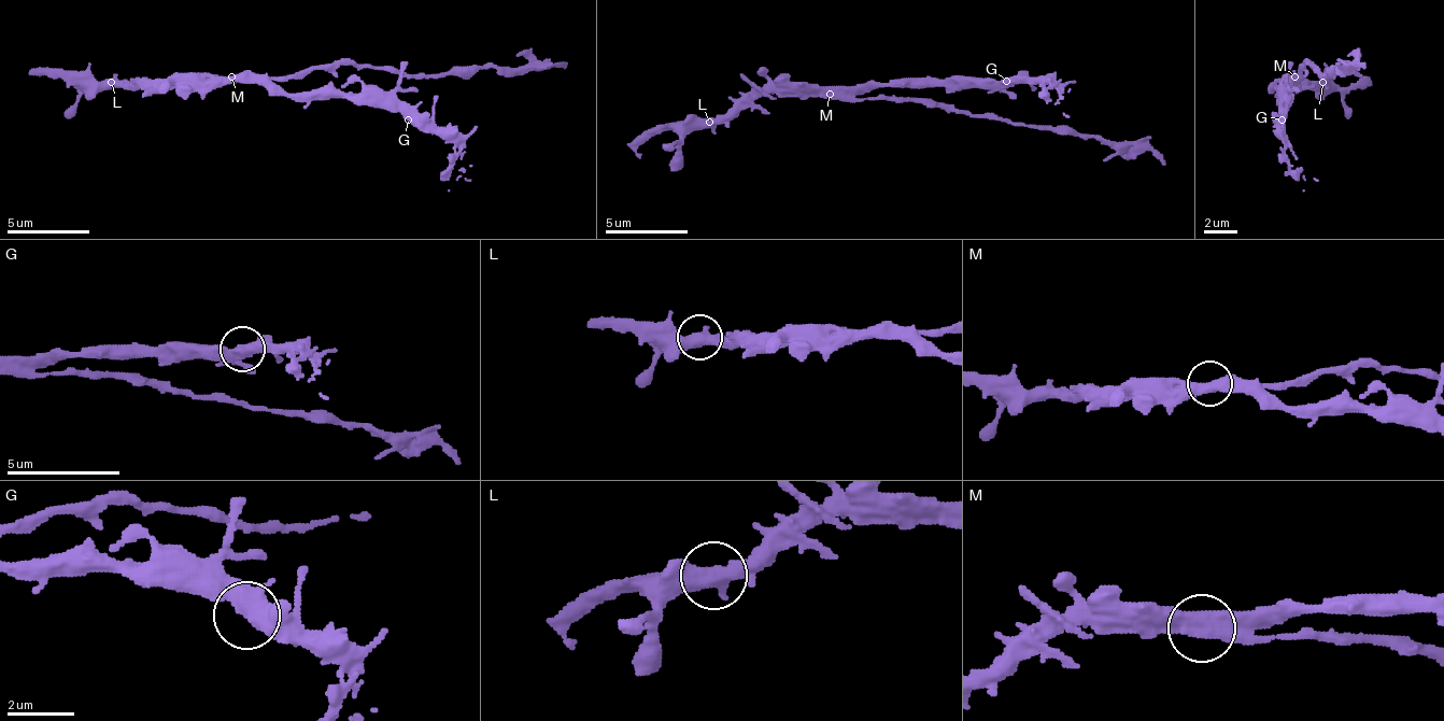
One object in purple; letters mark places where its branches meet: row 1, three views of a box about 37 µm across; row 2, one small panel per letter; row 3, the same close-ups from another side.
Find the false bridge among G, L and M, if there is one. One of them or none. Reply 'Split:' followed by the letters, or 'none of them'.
Split: M

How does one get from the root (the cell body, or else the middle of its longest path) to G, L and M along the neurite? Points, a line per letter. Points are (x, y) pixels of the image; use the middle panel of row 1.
G: (895, 97), (887, 97), (874, 89), (878, 85), (1002, 85), (1006, 81)
L: (895, 97), (795, 97), (791, 93), (746, 93), (725, 114), (717, 114), (709, 122)
M: (895, 97), (833, 97), (829, 93)

